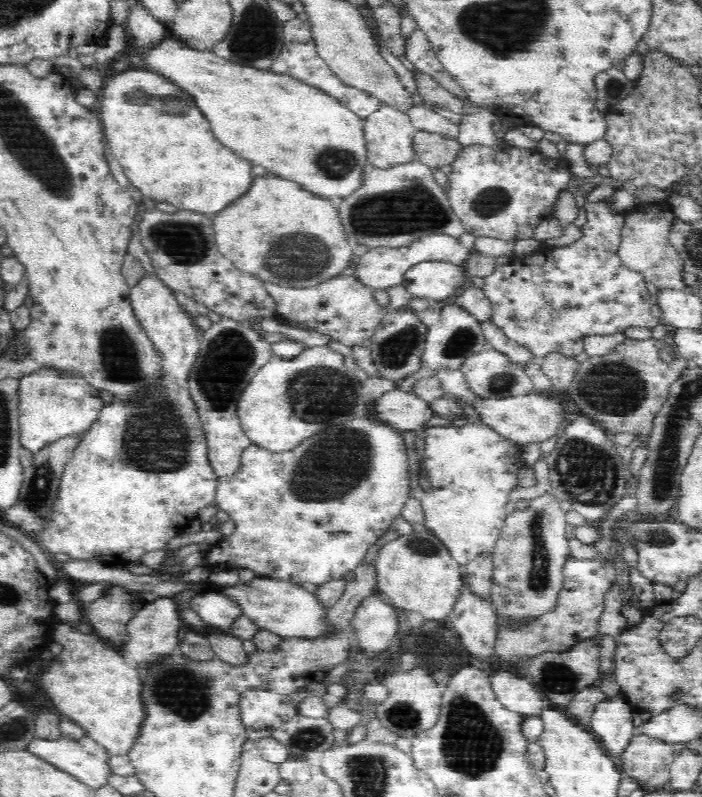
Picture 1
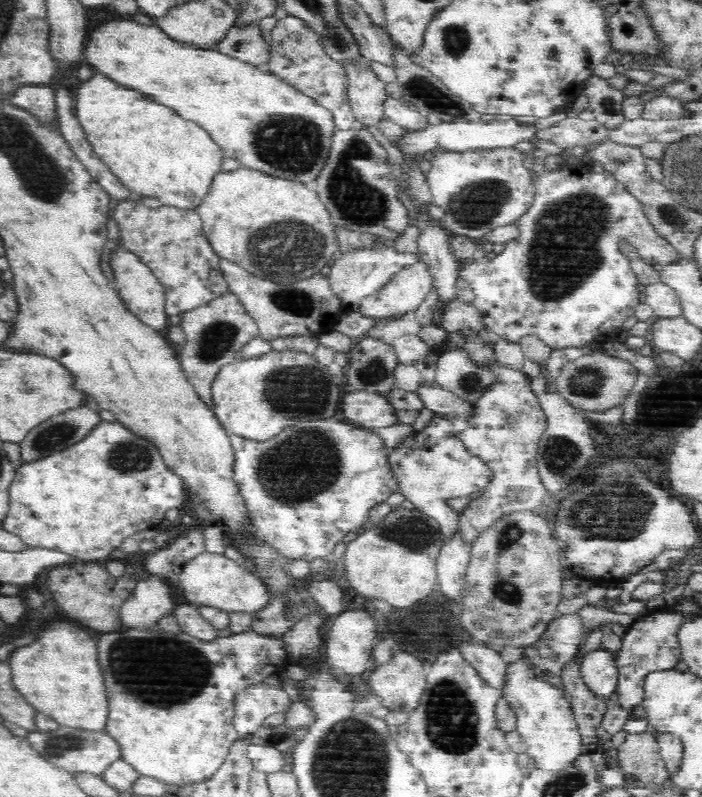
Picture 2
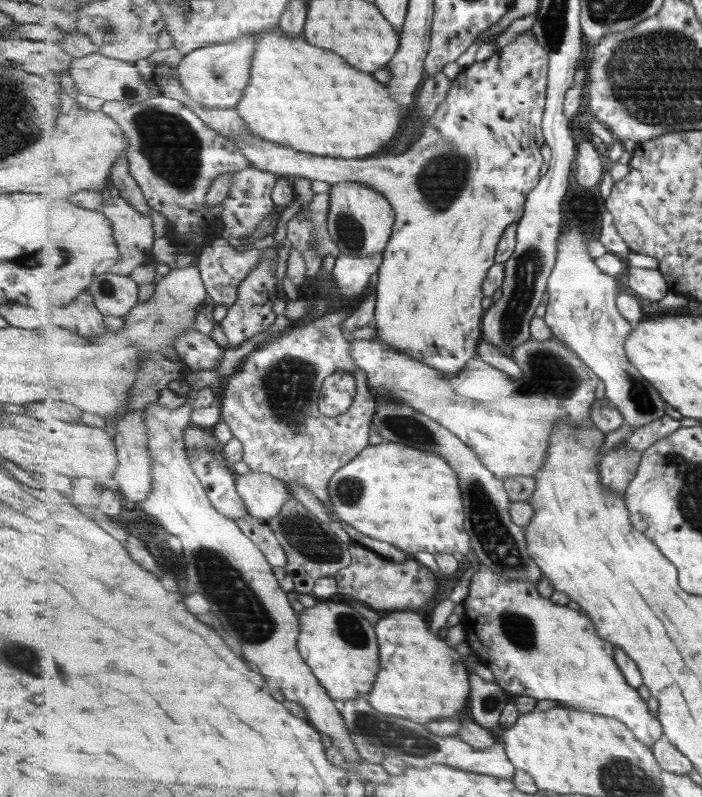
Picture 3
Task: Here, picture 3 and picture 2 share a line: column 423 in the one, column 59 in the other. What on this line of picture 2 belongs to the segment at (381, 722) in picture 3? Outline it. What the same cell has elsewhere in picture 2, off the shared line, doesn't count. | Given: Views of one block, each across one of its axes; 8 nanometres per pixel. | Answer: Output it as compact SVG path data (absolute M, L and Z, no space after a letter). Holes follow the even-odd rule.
M60 725L57 731L29 731L27 739L32 748L37 750L46 760L70 772L90 772L100 775L111 762L121 758L119 744L103 730L84 730Z

